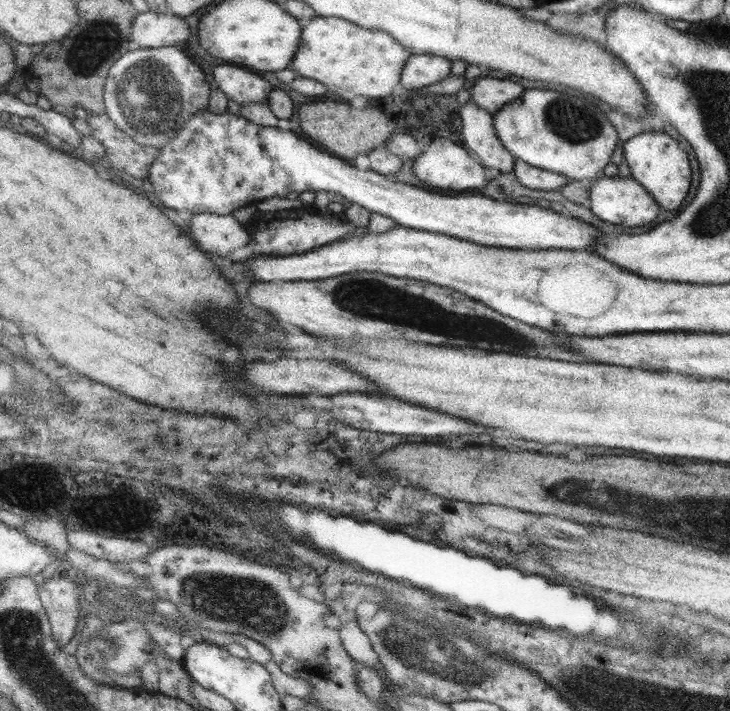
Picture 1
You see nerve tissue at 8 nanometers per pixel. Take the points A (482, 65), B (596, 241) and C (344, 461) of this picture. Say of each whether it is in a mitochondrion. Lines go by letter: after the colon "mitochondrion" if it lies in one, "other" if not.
A: other
B: other
C: other

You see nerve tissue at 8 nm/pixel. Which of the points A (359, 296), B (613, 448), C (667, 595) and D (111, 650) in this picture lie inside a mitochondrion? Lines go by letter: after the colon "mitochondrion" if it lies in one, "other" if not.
A: mitochondrion
B: other
C: other
D: mitochondrion

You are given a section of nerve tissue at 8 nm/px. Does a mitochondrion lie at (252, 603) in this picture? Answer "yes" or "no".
yes

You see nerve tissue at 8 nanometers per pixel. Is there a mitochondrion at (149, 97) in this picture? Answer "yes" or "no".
yes

